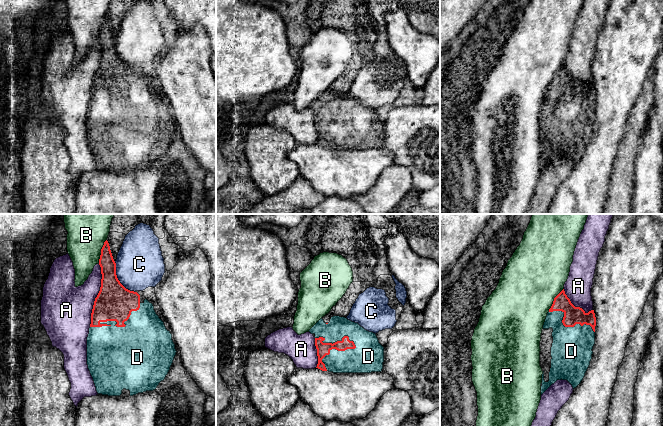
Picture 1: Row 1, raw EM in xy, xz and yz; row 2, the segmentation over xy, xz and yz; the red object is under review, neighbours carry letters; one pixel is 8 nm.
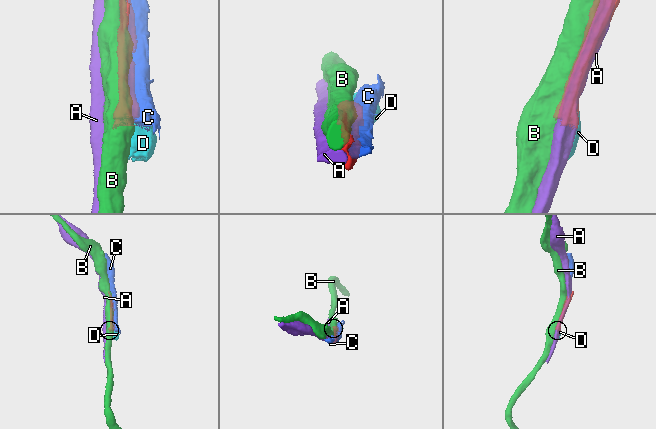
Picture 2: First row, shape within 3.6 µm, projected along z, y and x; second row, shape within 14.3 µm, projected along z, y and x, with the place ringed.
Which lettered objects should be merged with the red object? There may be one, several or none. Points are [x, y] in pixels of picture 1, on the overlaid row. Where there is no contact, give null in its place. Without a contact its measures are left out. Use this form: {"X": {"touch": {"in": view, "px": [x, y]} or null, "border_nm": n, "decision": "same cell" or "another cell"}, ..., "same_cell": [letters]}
{"A": {"touch": {"in": "xy", "px": [97, 295]}, "border_nm": 500, "decision": "another cell"}, "B": {"touch": {"in": "xy", "px": [101, 251]}, "border_nm": 200, "decision": "another cell"}, "C": {"touch": {"in": "xy", "px": [117, 279]}, "border_nm": 300, "decision": "another cell"}, "D": {"touch": {"in": "xz", "px": [339, 350]}, "border_nm": 340, "decision": "same cell"}, "same_cell": ["D"]}

